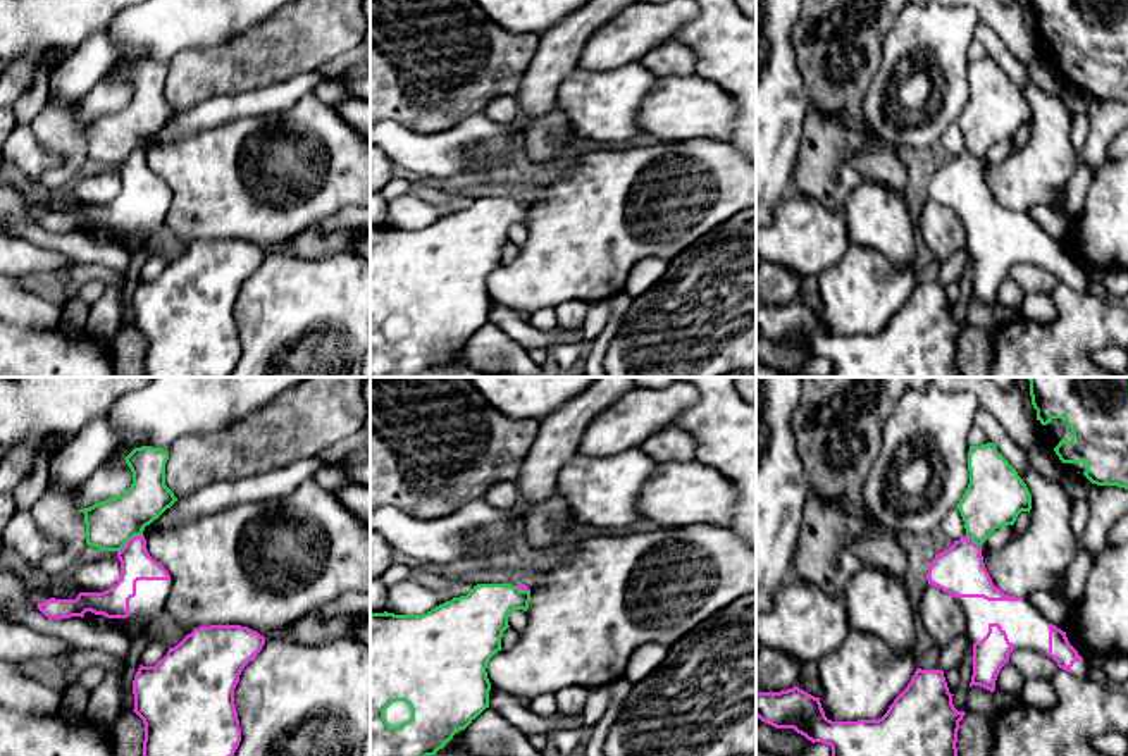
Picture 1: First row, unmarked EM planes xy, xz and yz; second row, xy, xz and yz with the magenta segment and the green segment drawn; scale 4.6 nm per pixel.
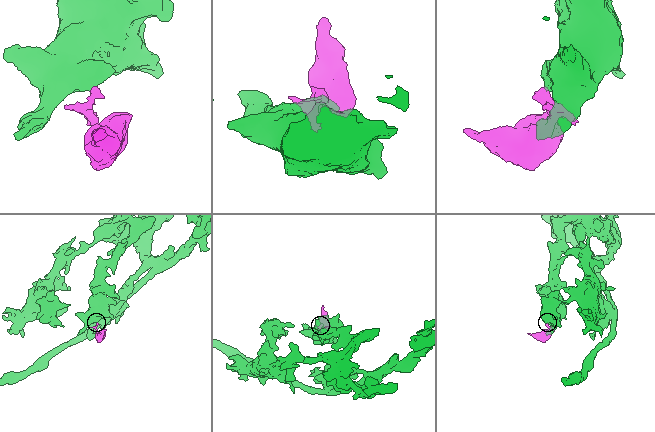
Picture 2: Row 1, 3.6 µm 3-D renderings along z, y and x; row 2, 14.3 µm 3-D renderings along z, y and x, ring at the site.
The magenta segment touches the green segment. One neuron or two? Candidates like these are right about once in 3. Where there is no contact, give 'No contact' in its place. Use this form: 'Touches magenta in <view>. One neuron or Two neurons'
Touches magenta in xy. Two neurons

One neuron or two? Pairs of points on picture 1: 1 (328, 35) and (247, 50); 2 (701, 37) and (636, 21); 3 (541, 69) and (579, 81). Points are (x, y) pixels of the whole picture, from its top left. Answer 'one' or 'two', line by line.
1: one
2: two
3: two

